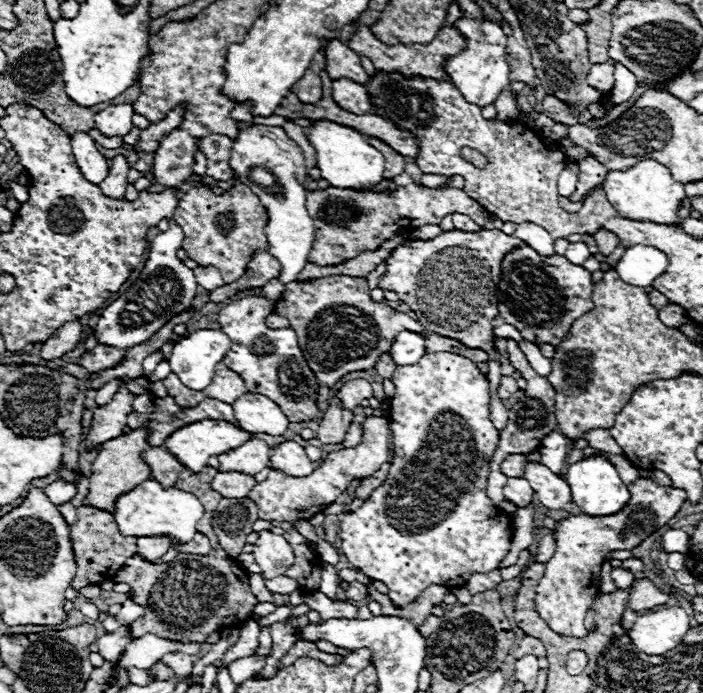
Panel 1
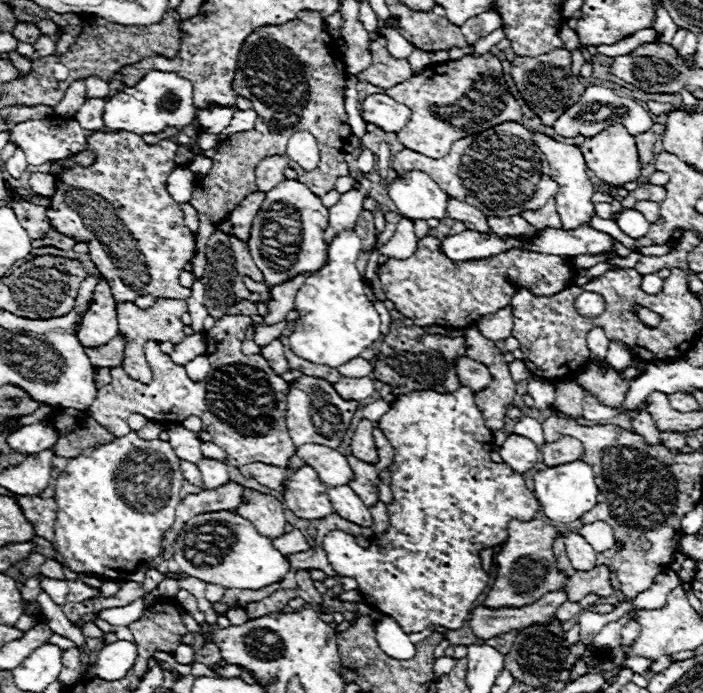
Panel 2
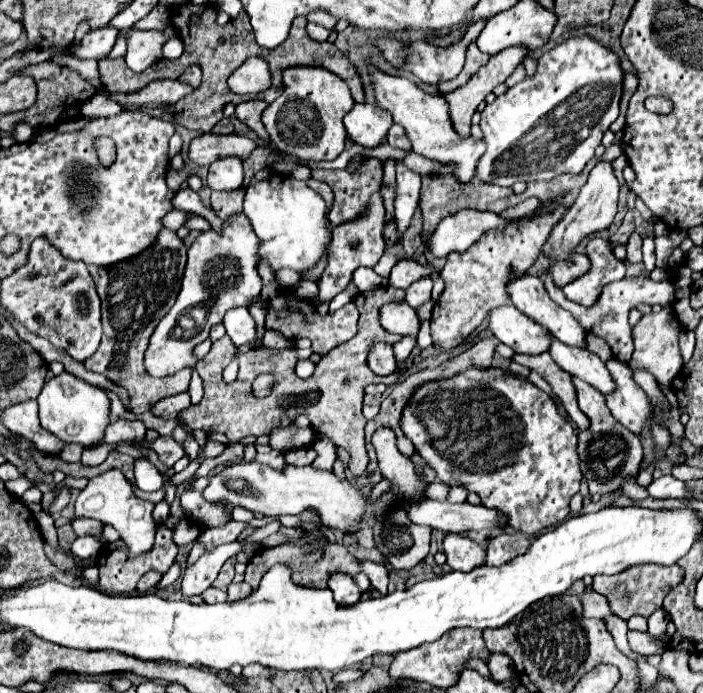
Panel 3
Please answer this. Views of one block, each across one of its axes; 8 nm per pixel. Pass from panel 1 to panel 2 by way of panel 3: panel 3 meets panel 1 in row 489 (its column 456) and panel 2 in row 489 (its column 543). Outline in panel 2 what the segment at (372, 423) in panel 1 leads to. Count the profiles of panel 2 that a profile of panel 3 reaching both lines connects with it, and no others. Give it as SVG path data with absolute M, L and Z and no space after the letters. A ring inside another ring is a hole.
M228 482L226 486L220 486L216 490L202 490L200 494L190 494L188 498L184 498L178 504L174 530L180 530L196 514L204 514L204 512L212 512L212 510L236 512L244 490L246 488L236 482Z

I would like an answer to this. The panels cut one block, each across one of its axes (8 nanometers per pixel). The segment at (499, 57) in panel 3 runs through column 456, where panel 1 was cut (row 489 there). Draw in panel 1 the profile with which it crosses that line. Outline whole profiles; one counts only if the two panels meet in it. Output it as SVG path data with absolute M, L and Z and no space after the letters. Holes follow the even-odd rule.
M132 430L126 436L120 436L116 440L108 440L100 446L98 456L92 462L92 474L90 474L90 488L88 488L88 496L84 500L86 506L94 506L100 510L106 510L110 514L116 512L116 498L118 494L126 494L130 490L134 490L140 482L144 482L146 478L150 478L150 468L140 460L140 452L150 448L146 444L146 432L140 430Z

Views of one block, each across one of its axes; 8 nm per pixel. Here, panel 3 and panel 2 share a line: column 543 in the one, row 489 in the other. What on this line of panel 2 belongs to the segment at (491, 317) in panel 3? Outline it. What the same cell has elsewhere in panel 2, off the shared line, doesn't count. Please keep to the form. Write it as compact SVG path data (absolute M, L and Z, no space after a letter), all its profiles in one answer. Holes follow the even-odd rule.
M336 486L328 488L328 498L332 502L332 508L342 518L348 518L350 522L368 528L372 526L372 514L368 506L358 498L358 494L350 486Z

